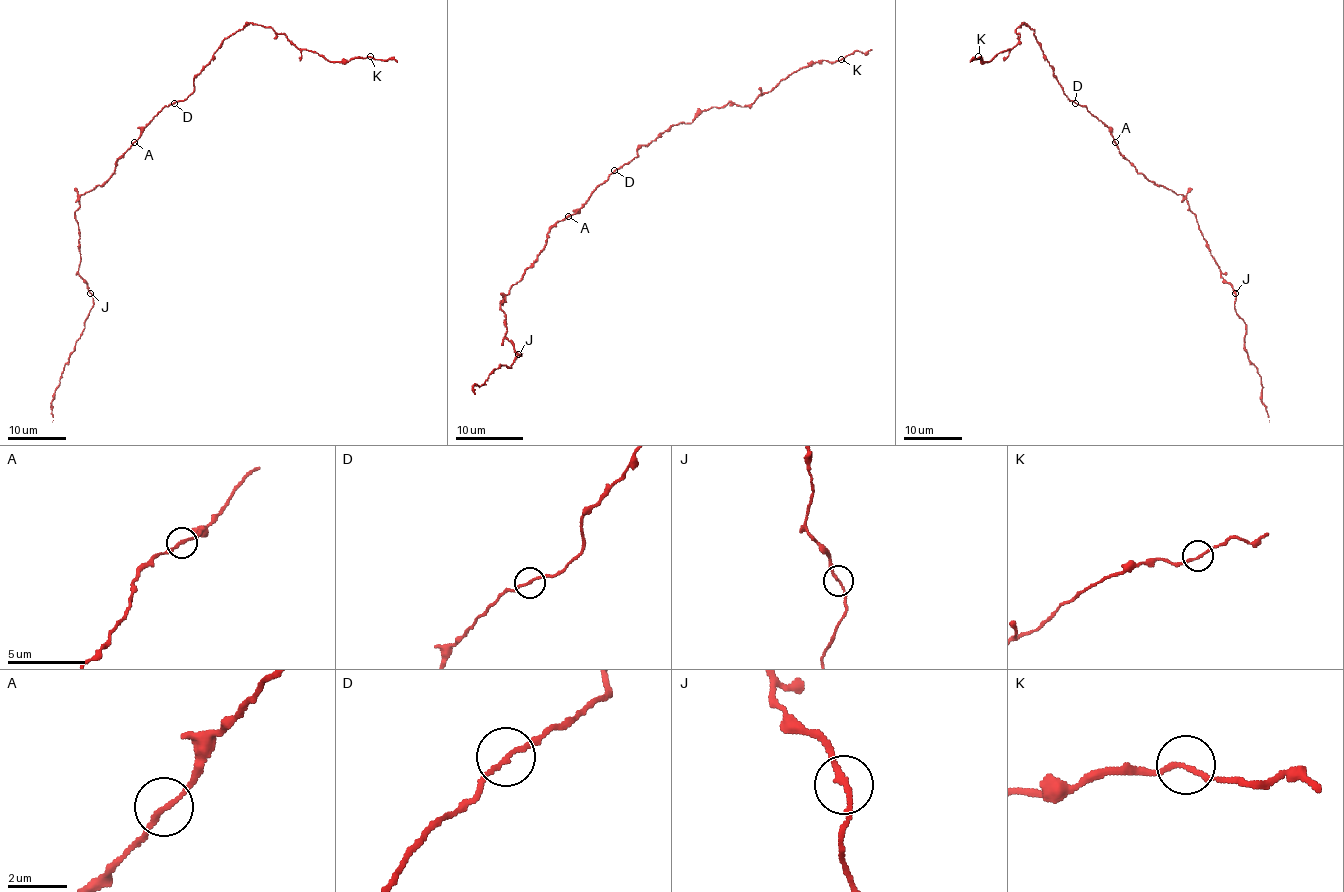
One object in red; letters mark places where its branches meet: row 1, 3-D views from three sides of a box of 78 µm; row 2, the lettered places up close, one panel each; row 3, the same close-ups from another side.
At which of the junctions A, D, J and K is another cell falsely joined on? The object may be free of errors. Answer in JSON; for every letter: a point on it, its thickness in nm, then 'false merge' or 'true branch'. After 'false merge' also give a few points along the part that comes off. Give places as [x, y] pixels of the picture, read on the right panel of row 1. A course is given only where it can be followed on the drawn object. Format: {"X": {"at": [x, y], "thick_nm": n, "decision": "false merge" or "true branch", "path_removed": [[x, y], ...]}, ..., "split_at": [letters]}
{"A": {"at": [1115, 142], "thick_nm": 180, "decision": "true branch"}, "D": {"at": [1075, 103], "thick_nm": 160, "decision": "true branch"}, "J": {"at": [1235, 293], "thick_nm": 160, "decision": "true branch"}, "K": {"at": [978, 56], "thick_nm": 160, "decision": "true branch"}, "split_at": []}

